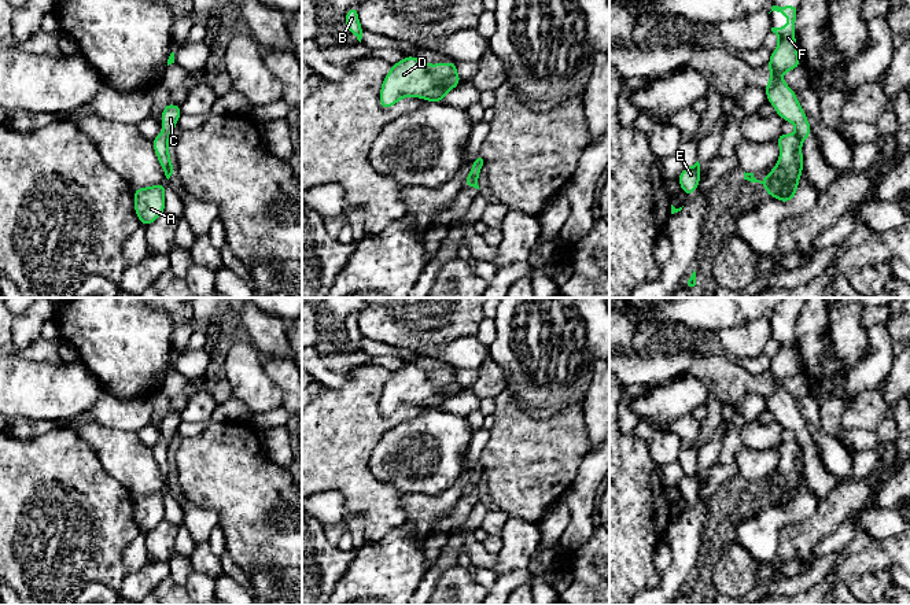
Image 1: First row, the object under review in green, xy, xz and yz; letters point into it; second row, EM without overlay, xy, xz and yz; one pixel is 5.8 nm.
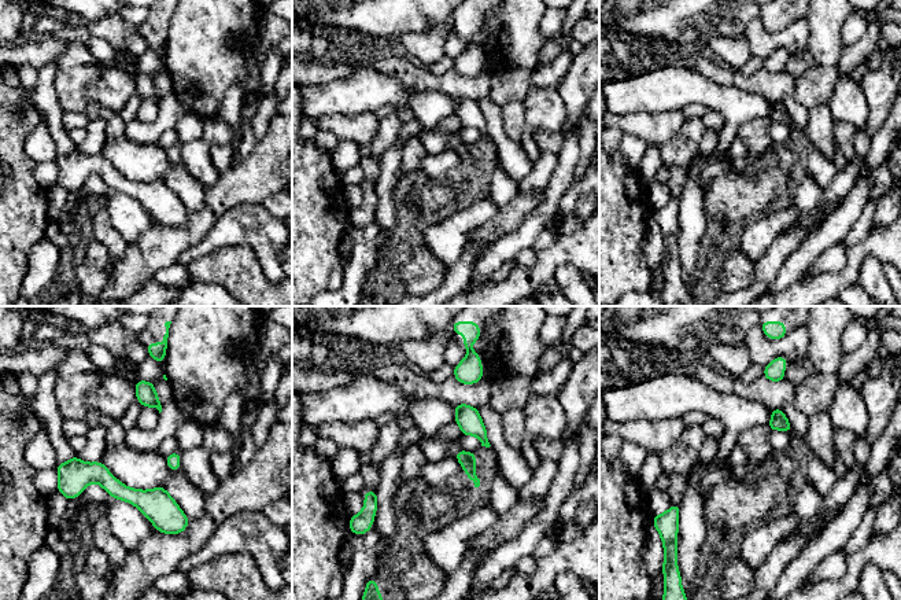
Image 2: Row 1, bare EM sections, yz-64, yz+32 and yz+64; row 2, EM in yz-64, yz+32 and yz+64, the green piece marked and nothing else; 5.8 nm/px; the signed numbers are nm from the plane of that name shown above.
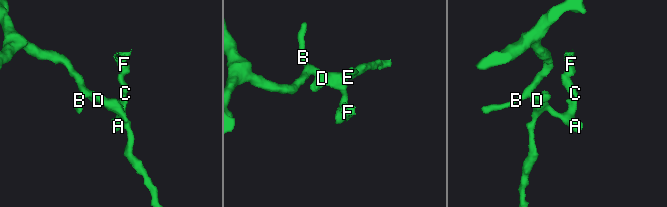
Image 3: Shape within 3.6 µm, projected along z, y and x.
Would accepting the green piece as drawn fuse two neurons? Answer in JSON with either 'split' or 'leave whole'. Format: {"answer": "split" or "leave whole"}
{"answer": "split"}

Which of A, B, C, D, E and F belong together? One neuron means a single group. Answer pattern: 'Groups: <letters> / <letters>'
Groups: A B D E / C F

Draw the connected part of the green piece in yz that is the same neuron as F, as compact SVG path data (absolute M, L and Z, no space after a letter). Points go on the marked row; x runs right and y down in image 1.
M773 5L771 11L785 14L788 16L786 27L771 27L771 32L778 36L778 47L771 54L769 60L770 82L766 85L767 102L770 102L777 114L785 121L796 125L796 134L804 139L813 134L795 92L785 84L780 75L800 66L797 47L795 43L795 21L797 14L796 5Z

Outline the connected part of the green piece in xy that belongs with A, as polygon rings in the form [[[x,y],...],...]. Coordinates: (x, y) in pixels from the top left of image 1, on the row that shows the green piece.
[[[165,182],[135,189],[135,211],[143,226],[154,222],[165,211]]]

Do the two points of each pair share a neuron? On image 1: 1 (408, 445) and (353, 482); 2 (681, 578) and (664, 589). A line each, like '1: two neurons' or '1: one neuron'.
1: two neurons
2: one neuron

